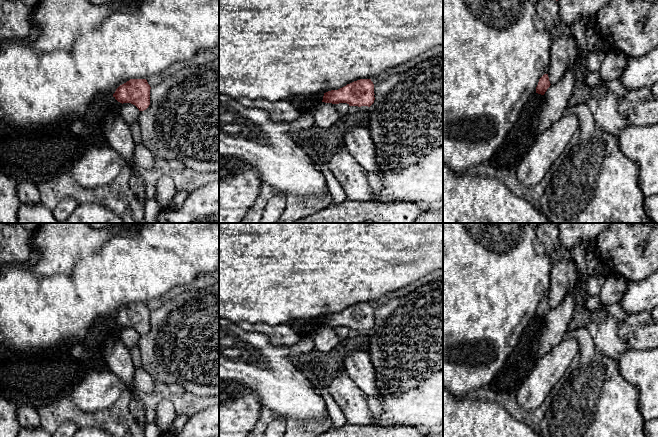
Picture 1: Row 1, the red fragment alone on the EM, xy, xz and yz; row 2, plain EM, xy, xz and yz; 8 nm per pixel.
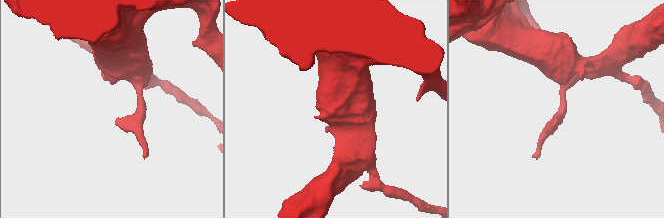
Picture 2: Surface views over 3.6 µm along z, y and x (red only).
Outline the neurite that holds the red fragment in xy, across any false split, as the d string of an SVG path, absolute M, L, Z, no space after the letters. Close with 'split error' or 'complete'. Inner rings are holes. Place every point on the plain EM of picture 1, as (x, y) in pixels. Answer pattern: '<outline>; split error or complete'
M130 303L116 313L113 321L122 328L131 327L144 335L150 329L150 313L146 303Z; complete

